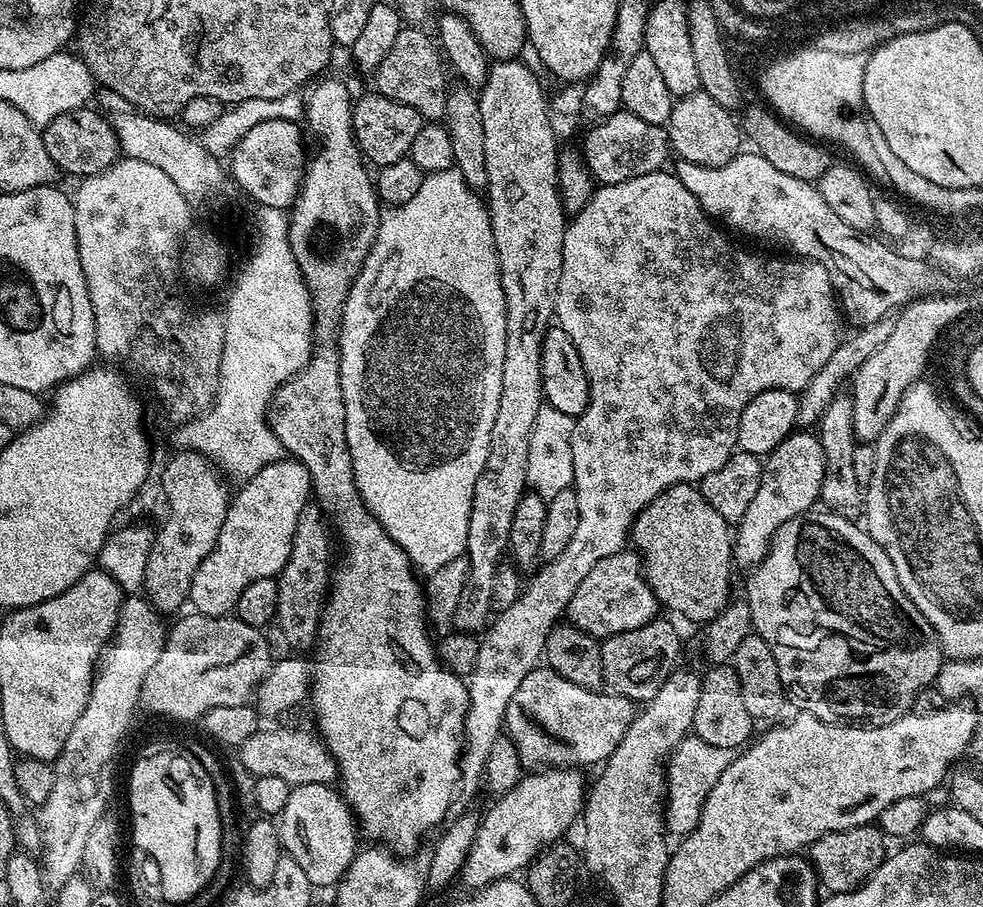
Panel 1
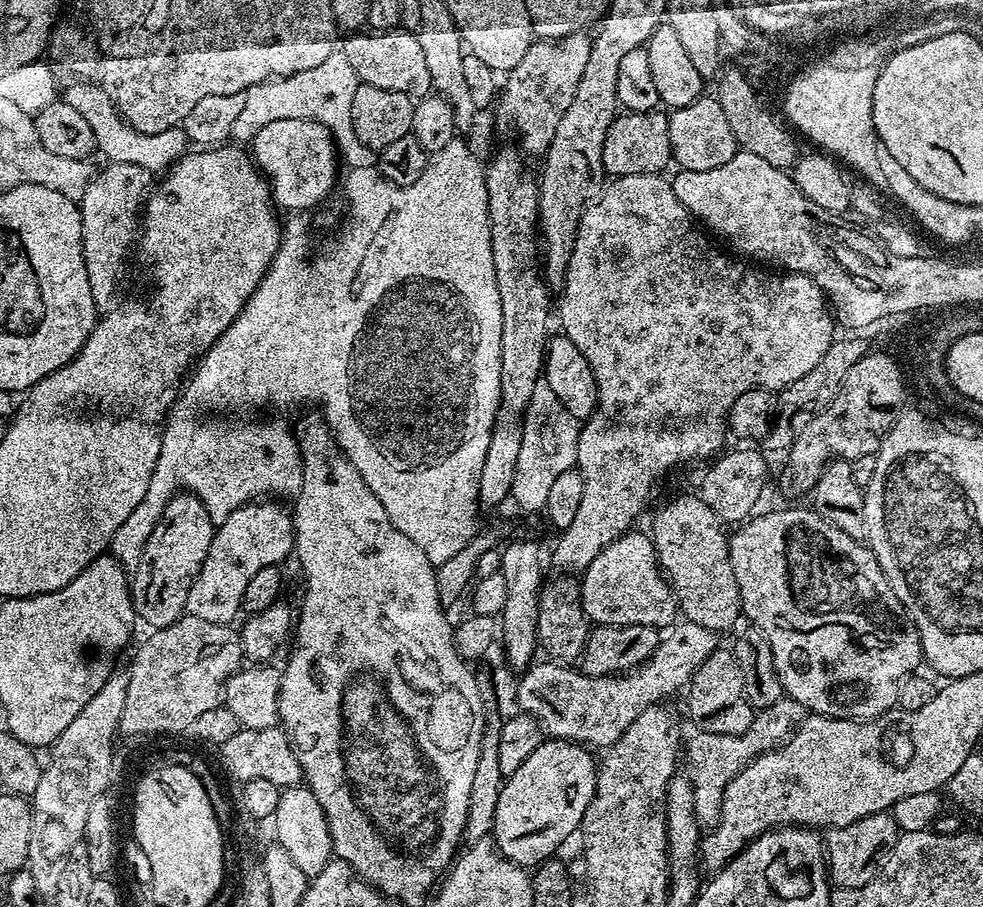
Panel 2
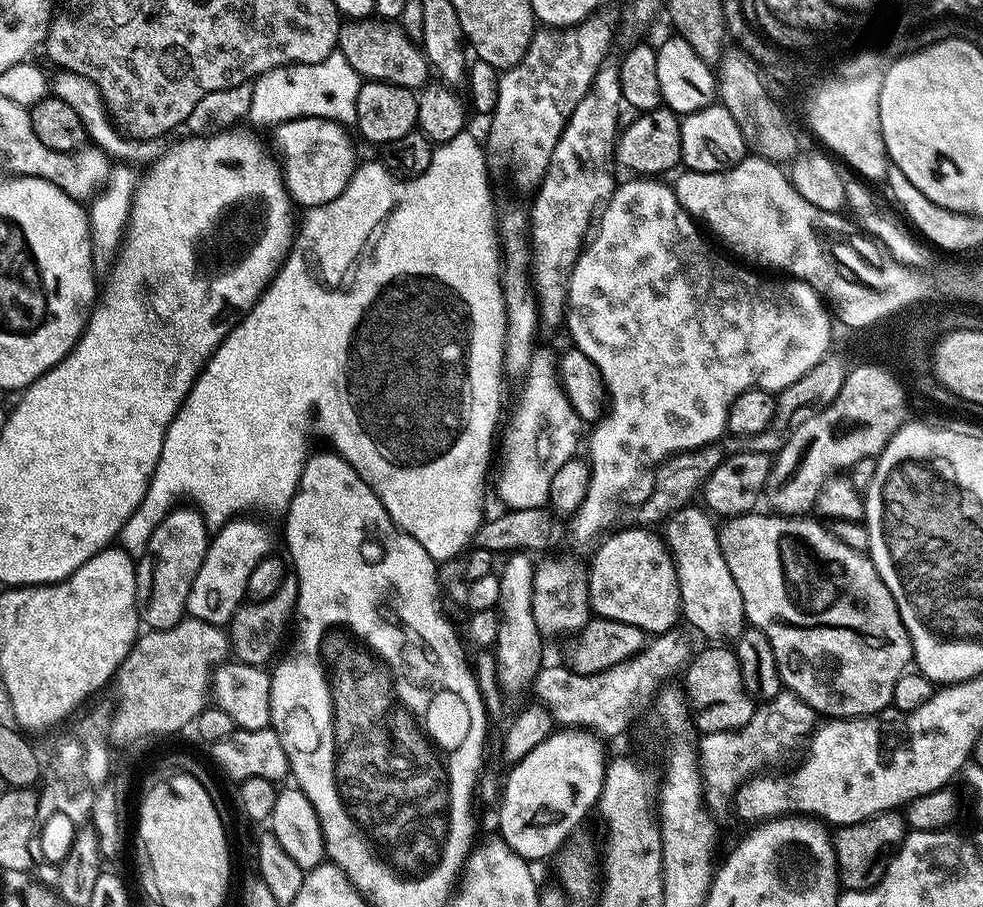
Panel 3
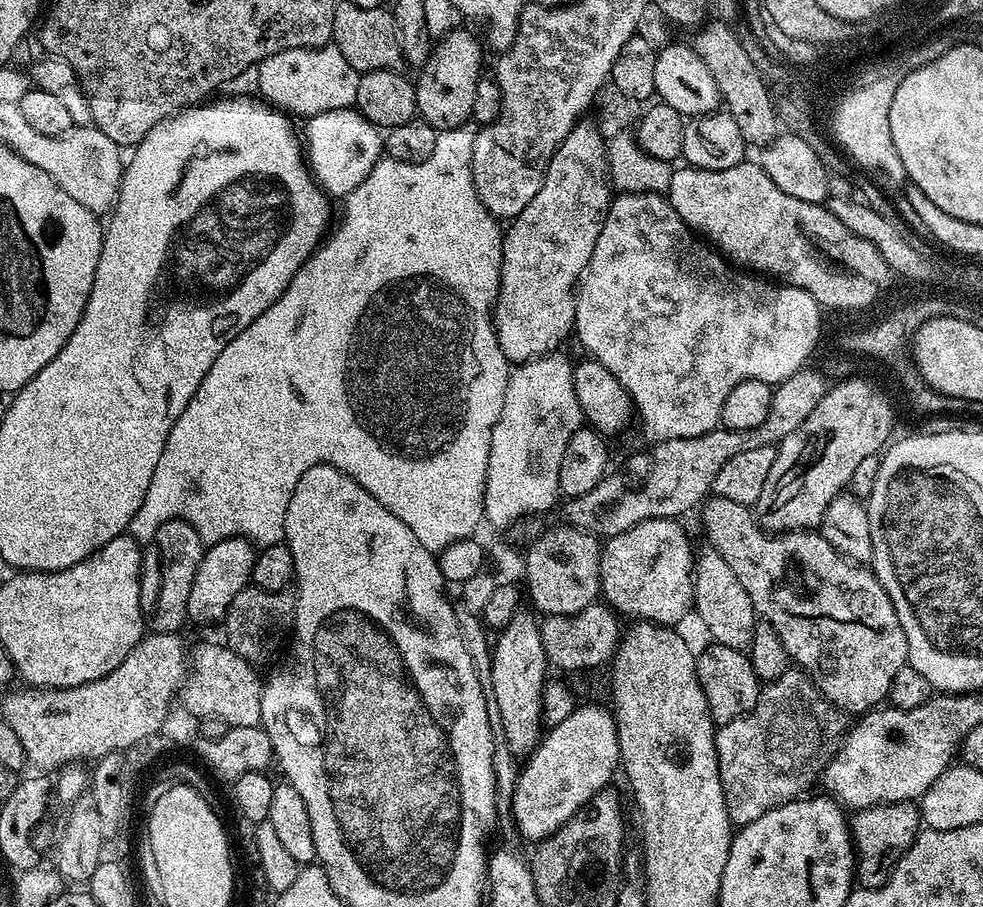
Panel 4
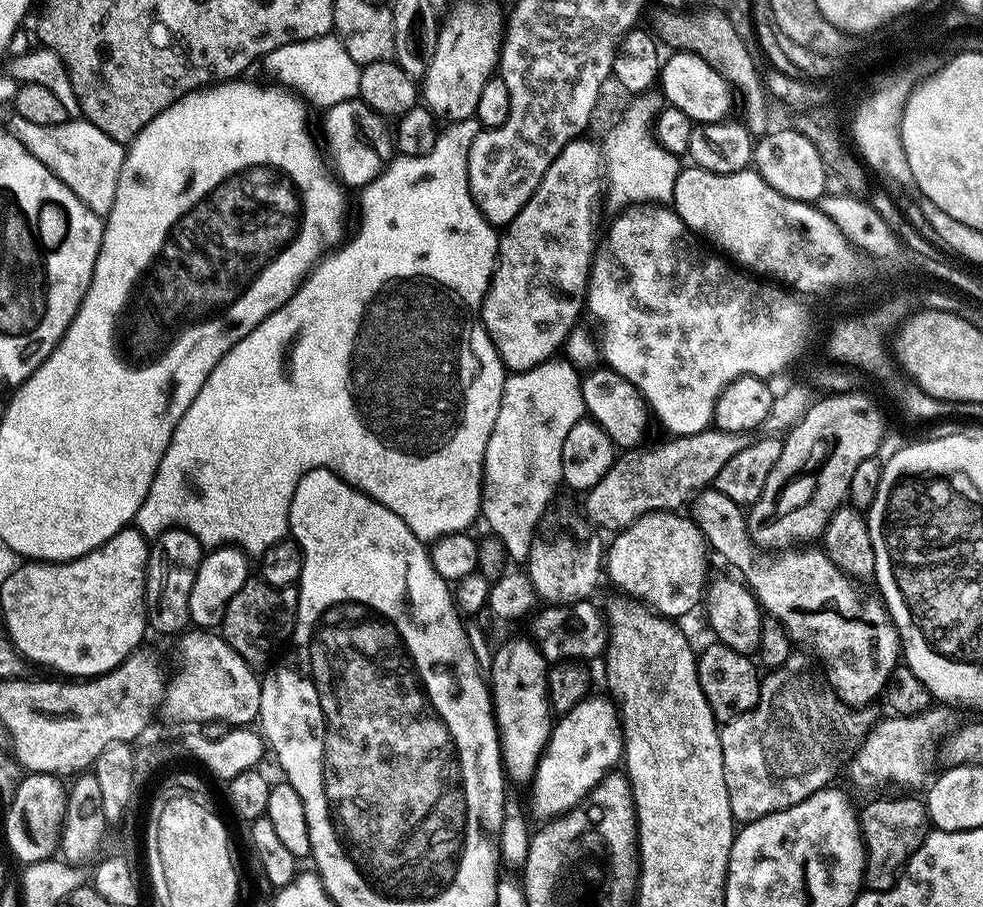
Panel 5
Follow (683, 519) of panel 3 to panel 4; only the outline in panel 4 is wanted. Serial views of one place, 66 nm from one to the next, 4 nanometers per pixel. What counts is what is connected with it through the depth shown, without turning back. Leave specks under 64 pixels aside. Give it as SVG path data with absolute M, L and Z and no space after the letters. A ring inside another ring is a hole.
M703 545L703 549L697 553L694 560L693 571L693 605L695 612L698 612L699 618L702 620L705 628L708 630L709 636L715 643L724 646L730 646L731 649L743 651L747 649L752 642L753 632L758 623L758 613L753 600L749 596L749 592L745 590L739 582L737 575L730 570L725 560L711 545Z

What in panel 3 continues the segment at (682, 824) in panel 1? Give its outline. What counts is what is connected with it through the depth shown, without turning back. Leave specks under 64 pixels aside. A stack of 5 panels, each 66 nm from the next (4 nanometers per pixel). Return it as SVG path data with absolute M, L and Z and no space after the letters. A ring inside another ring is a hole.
M781 694L774 700L765 700L742 726L733 732L706 732L698 740L701 775L704 777L704 799L713 817L721 818L730 808L724 805L724 796L735 797L745 781L763 773L767 764L776 764L783 752L792 752L813 735L818 714L804 700L791 694Z

